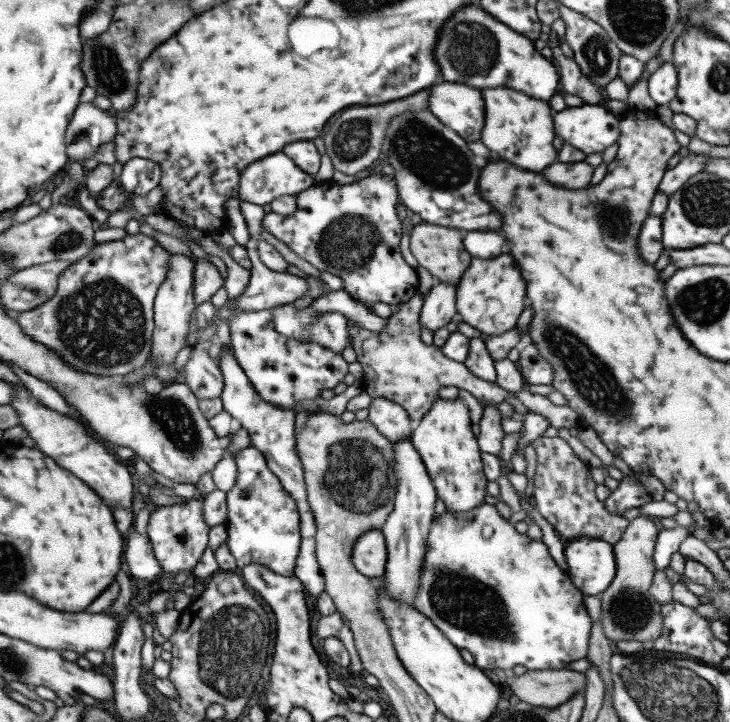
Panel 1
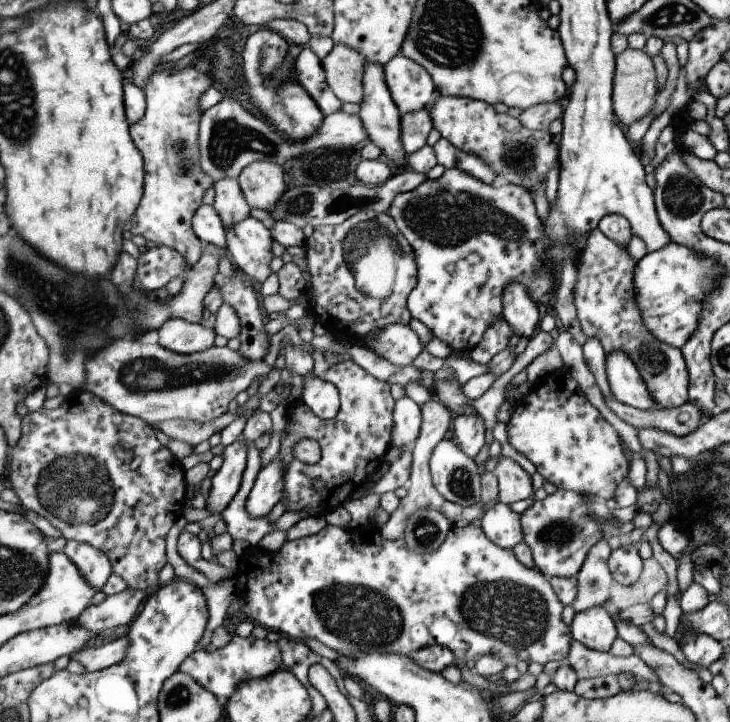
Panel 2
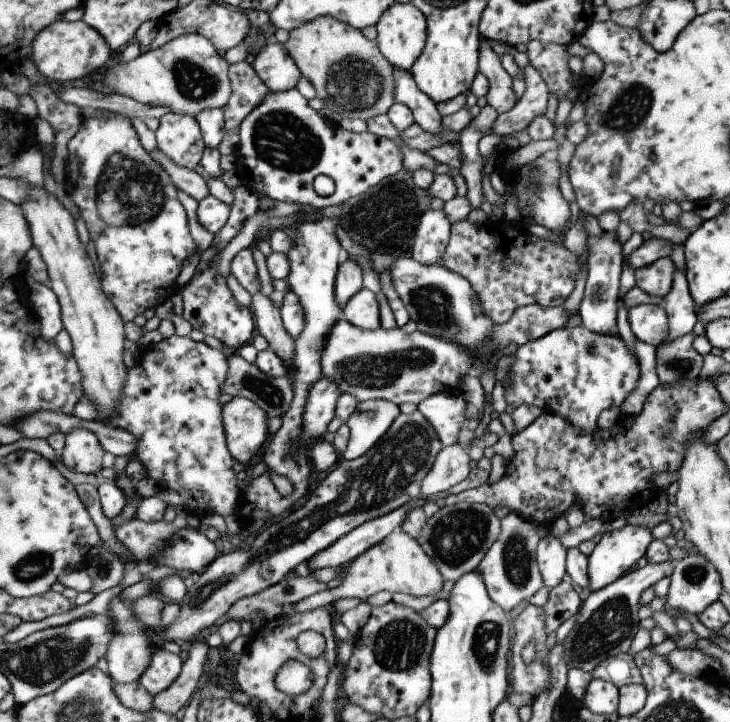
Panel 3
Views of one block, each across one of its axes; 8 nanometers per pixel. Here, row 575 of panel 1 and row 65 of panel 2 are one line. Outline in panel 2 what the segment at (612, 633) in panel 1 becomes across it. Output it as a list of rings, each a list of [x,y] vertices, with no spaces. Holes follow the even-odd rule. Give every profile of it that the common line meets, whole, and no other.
[[[623,50],[619,56],[615,56],[615,74],[613,74],[613,114],[617,124],[625,130],[629,124],[637,122],[641,116],[645,116],[655,106],[655,68],[653,60],[643,54],[643,50]]]

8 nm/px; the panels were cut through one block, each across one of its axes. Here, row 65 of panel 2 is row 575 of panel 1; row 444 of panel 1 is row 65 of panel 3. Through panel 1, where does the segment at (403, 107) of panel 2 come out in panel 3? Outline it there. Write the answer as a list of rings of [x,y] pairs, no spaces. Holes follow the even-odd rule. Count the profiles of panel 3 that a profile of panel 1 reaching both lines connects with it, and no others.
[[[395,2],[389,10],[383,12],[383,16],[375,24],[375,28],[377,28],[375,42],[381,50],[381,54],[387,58],[387,62],[391,62],[391,66],[395,70],[409,72],[411,66],[421,56],[425,42],[427,42],[427,22],[425,22],[425,16],[419,12],[419,8],[413,4],[397,4]]]

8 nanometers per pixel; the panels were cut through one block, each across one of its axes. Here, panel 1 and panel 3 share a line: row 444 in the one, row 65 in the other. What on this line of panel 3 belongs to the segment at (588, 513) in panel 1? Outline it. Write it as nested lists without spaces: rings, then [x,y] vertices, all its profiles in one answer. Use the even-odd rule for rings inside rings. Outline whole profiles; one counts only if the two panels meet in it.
[[[531,40],[527,44],[529,64],[539,72],[543,82],[549,88],[549,94],[557,96],[557,112],[555,112],[555,128],[565,122],[569,110],[573,108],[571,100],[565,98],[565,94],[573,88],[571,84],[571,70],[567,66],[567,46],[559,44],[543,44],[539,40]]]

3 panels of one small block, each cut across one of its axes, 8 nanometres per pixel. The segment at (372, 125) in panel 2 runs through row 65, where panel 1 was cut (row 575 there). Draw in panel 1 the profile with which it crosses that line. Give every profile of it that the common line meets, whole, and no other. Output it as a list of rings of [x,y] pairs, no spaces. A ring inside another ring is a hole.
[[[367,530],[359,540],[355,540],[355,548],[351,554],[355,570],[365,578],[379,578],[385,574],[387,562],[387,546],[381,530]]]

